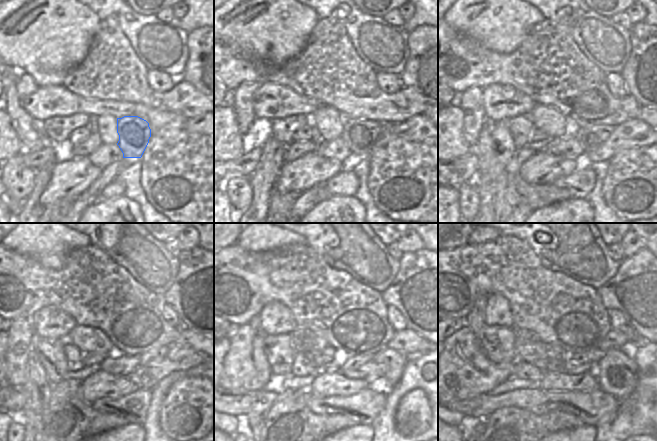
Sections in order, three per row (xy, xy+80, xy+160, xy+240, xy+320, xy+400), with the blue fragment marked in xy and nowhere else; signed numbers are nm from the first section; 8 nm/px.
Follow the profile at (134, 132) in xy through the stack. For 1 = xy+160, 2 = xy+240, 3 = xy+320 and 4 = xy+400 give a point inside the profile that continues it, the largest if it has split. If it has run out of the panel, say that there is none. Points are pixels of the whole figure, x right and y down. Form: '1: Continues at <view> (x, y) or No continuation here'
1: Continues at xy+160 (590, 137)
2: Continues at xy+240 (145, 358)
3: Continues at xy+320 (393, 362)
4: Continues at xy+400 (617, 373).

